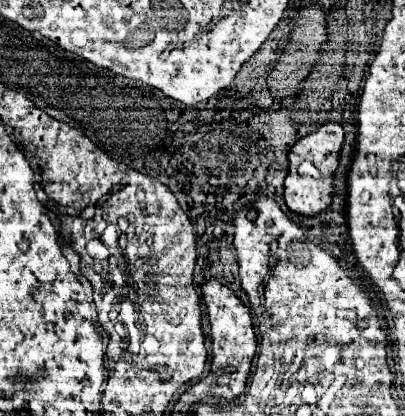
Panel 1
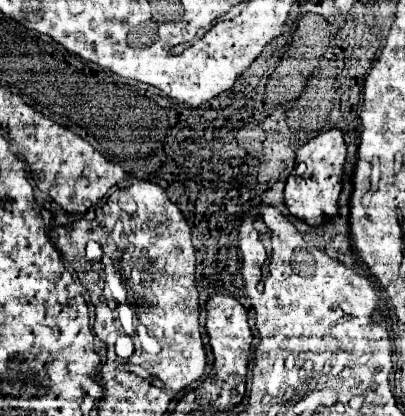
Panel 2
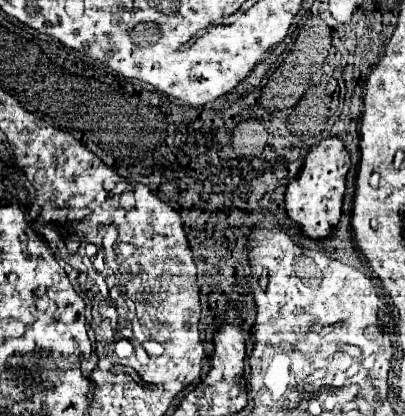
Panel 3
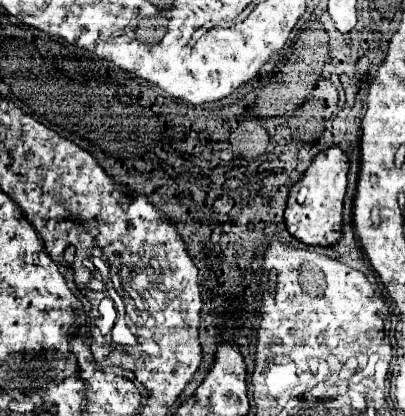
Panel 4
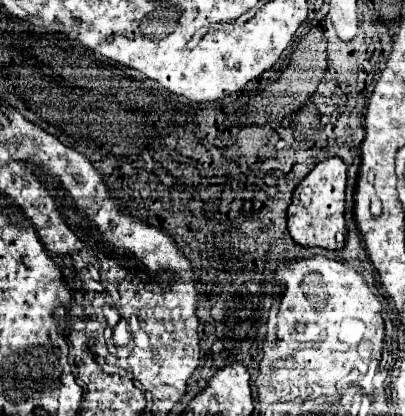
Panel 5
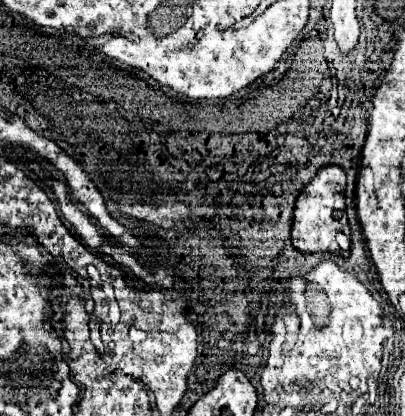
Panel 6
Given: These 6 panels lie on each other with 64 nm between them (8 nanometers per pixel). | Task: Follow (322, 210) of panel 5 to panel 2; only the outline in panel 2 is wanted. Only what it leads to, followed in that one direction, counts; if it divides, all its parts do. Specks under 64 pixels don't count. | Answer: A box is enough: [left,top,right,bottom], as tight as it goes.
[284,128,346,226]

